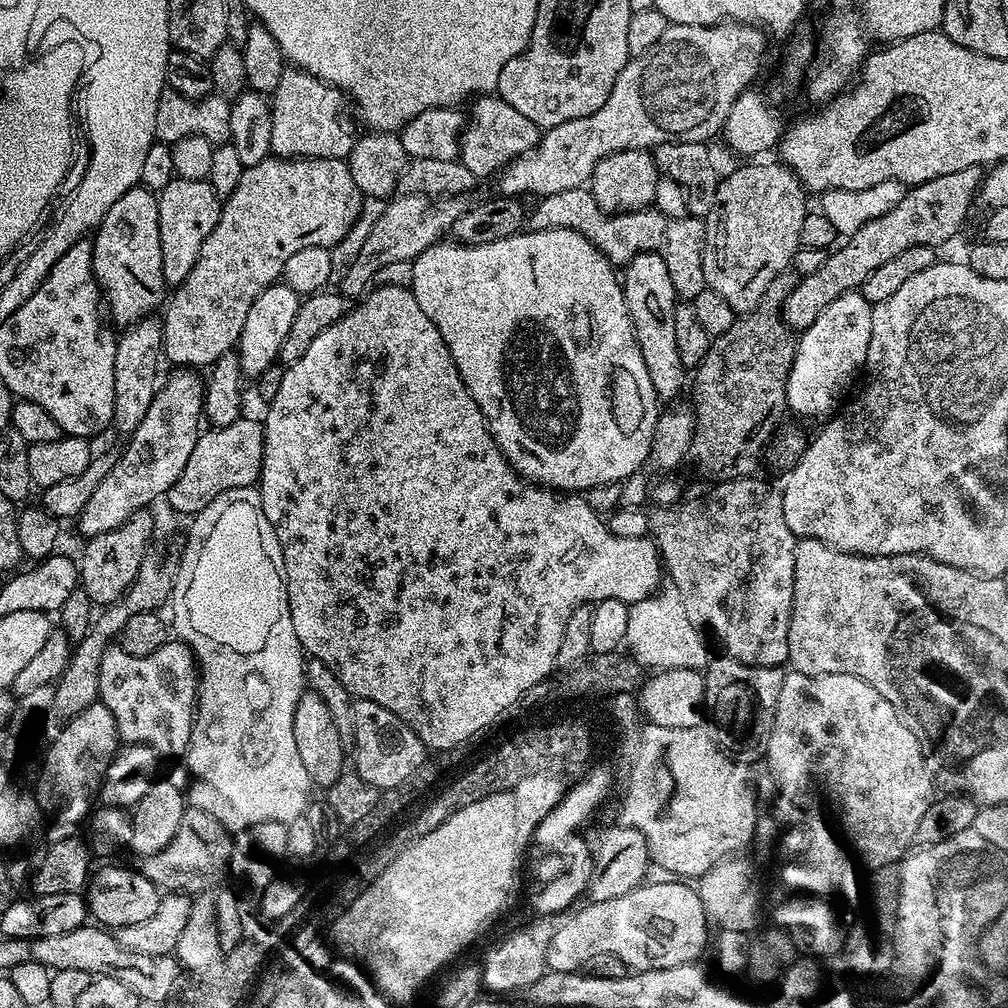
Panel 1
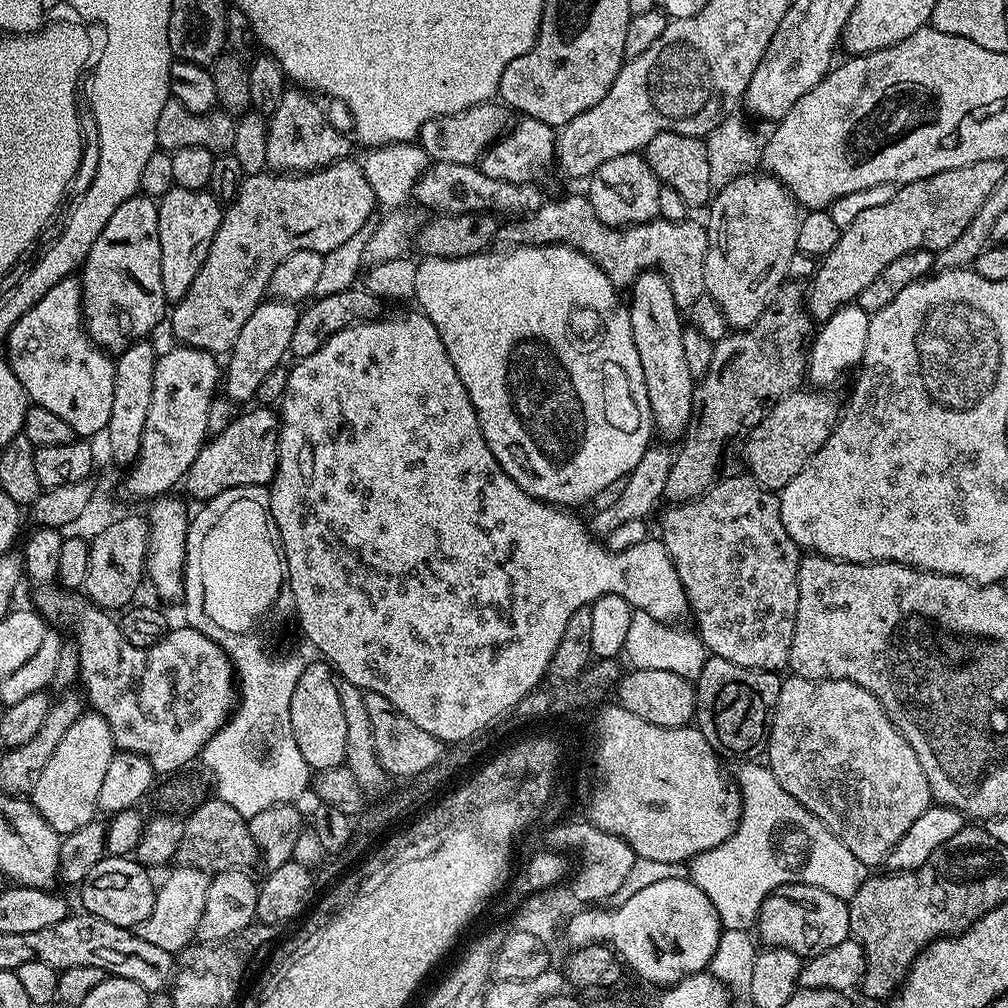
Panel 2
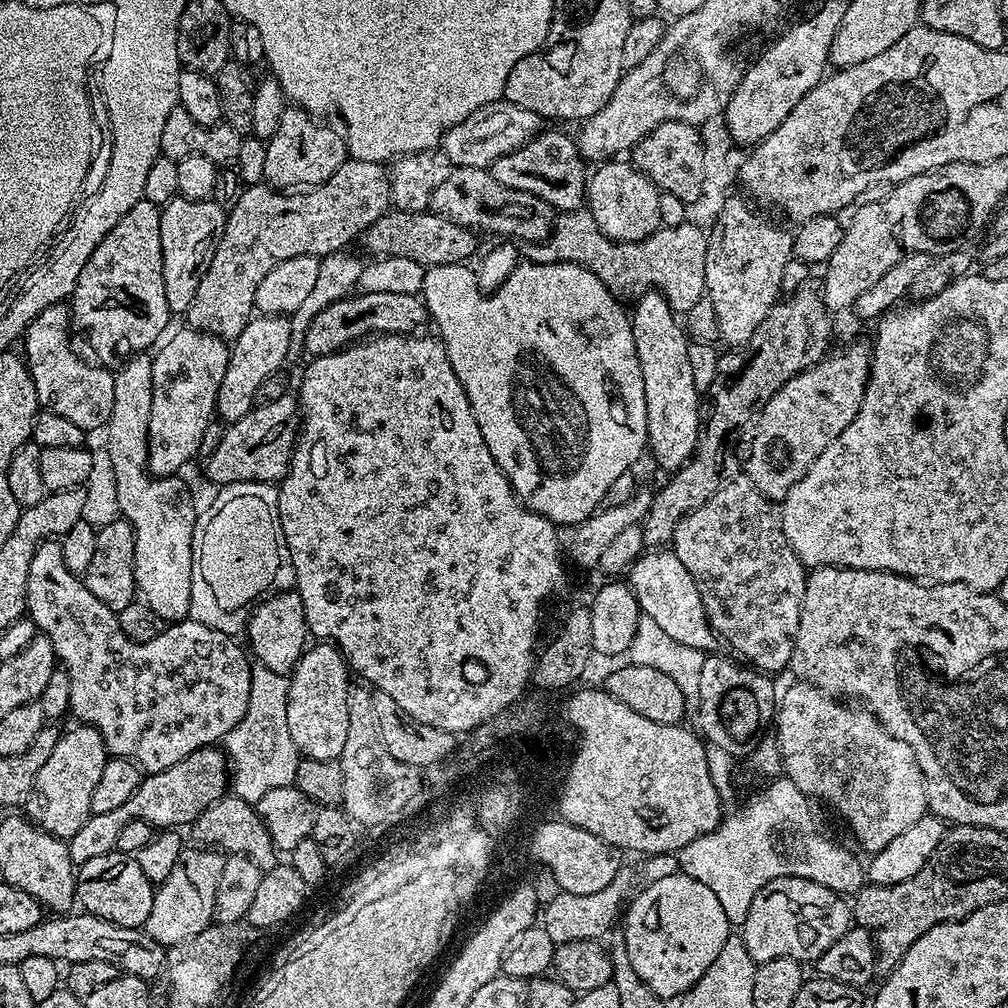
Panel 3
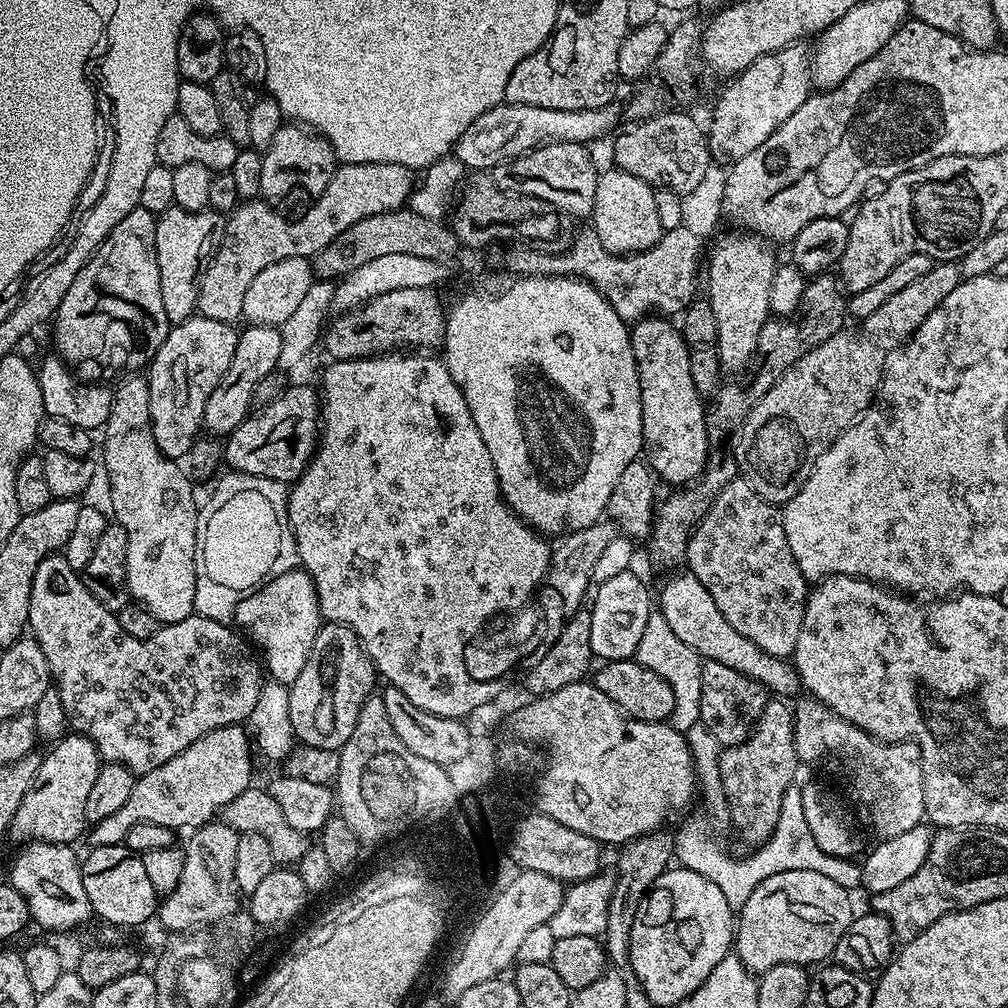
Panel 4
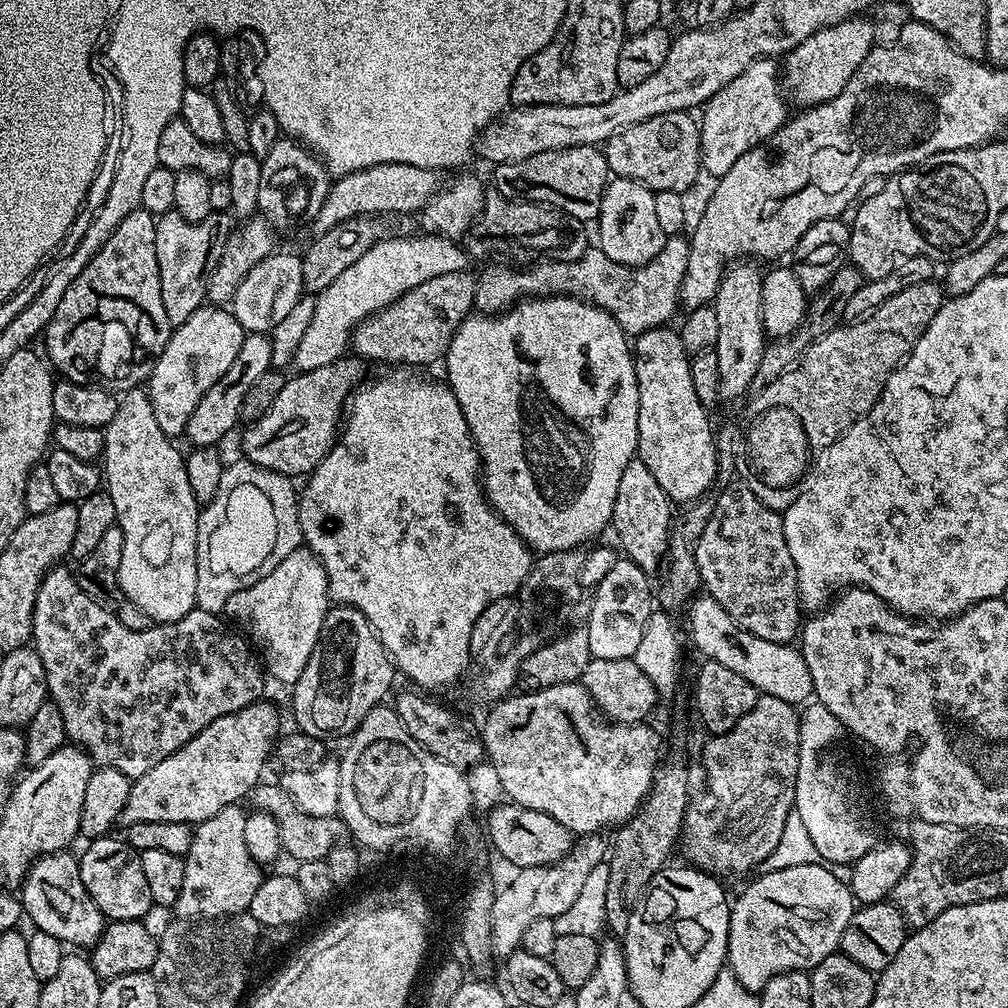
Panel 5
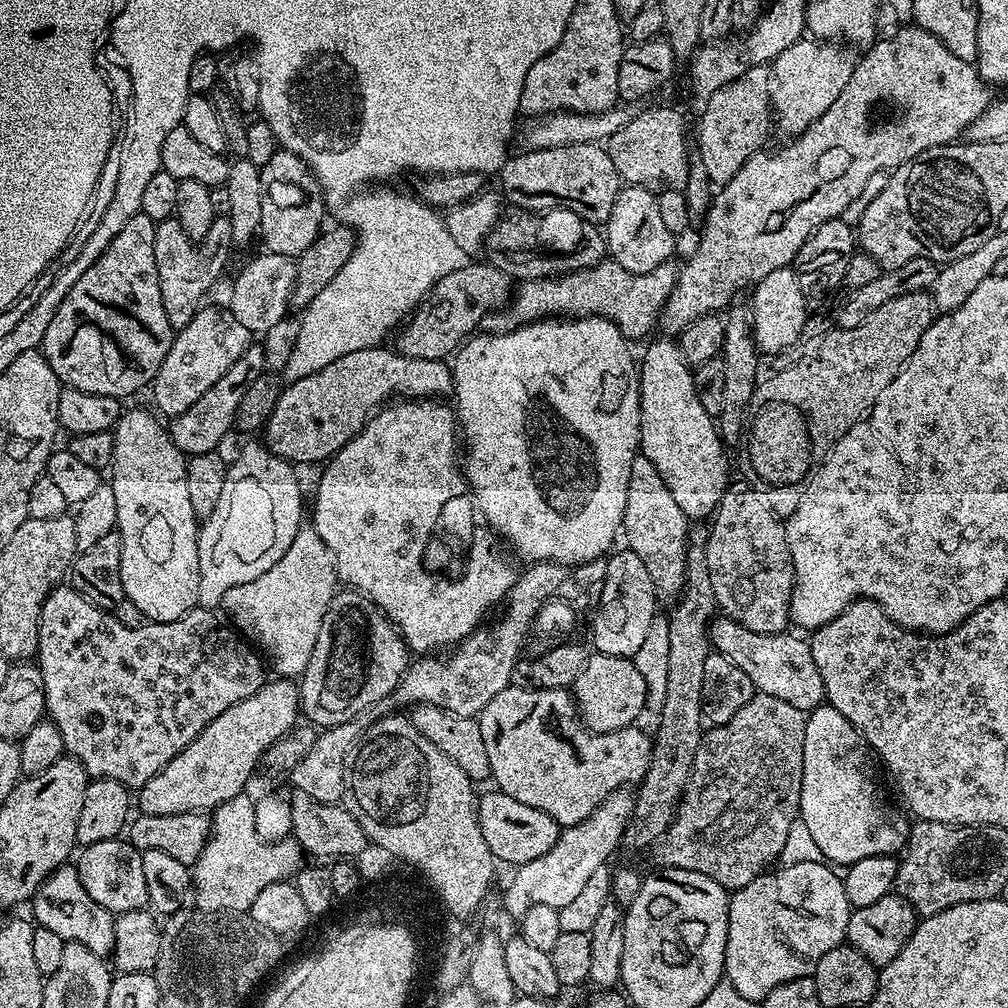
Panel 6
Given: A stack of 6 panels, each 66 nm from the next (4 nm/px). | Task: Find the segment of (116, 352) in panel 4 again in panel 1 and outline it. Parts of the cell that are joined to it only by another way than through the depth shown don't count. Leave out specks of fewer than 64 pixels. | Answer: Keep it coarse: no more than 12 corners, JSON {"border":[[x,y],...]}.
{"border":[[137,186],[94,232],[113,325],[165,303],[158,196]]}

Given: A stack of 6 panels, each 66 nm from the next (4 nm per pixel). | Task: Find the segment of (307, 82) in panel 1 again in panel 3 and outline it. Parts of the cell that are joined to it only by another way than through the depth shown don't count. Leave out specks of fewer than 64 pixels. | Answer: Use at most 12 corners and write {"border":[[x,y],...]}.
{"border":[[285,107],[265,143],[264,180],[320,184],[349,159],[345,137]]}

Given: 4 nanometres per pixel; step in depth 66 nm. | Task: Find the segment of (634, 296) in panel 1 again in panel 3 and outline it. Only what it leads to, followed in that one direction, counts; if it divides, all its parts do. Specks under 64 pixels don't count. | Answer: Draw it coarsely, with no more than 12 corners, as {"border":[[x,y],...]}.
{"border":[[663,293],[630,319],[647,447],[681,468],[702,427],[690,341]]}

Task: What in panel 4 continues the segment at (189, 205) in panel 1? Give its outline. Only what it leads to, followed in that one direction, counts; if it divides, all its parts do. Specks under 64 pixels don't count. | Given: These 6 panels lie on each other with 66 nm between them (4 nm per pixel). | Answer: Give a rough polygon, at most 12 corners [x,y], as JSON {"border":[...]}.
{"border":[[221,213],[156,216],[169,325],[193,318]]}

